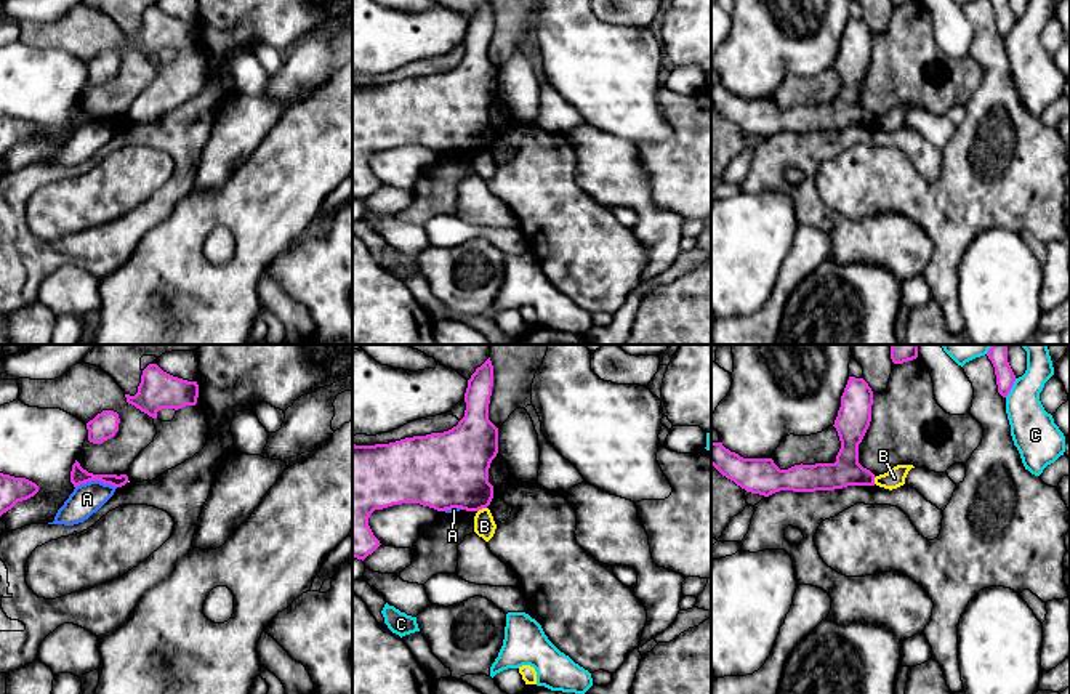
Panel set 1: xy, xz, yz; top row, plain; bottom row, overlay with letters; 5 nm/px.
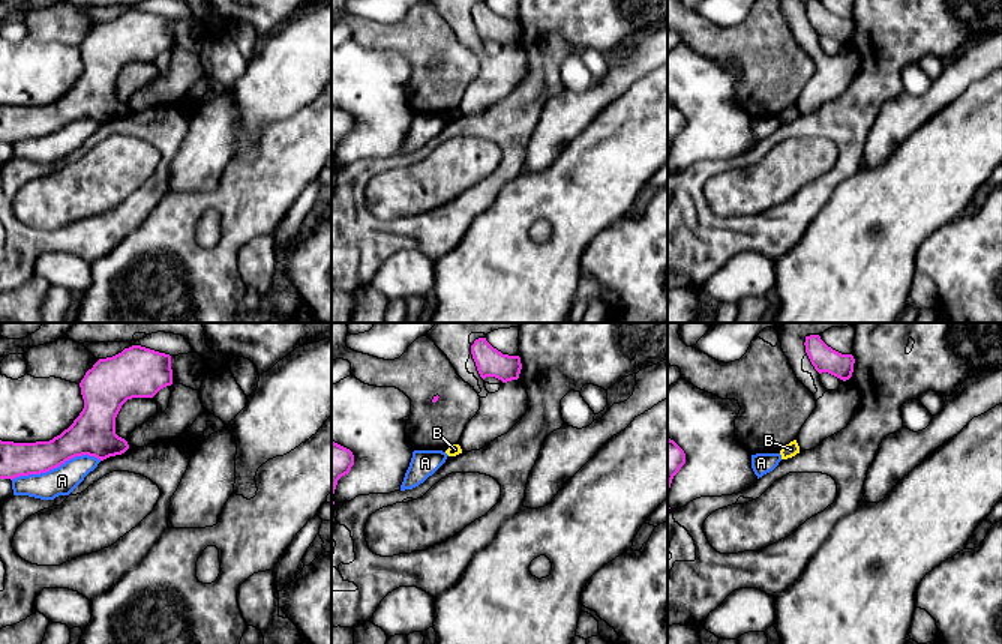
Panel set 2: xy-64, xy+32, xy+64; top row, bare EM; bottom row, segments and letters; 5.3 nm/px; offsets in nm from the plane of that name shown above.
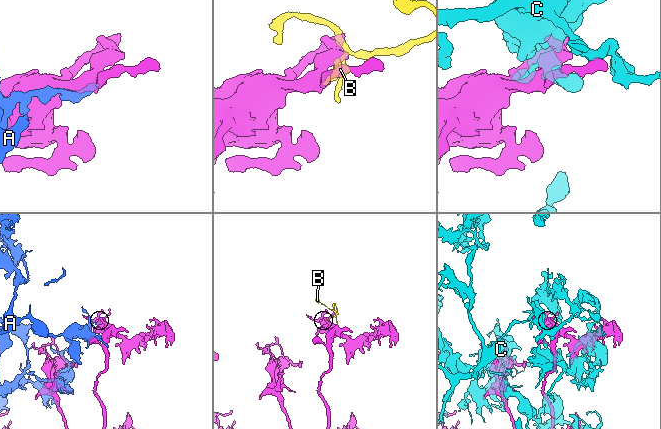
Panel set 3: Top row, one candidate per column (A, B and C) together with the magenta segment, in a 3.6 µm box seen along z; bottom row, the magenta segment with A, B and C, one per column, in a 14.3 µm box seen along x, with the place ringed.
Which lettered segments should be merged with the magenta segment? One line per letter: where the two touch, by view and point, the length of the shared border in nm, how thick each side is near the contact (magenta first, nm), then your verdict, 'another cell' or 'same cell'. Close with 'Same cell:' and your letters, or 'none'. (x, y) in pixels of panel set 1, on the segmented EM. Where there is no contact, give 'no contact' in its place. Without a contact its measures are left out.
A: xy (95, 480) | 200 nm | 80/160 nm | another cell
B: xz (481, 508) | 50 nm | 380/110 nm | another cell
C: yz (1011, 387) | 110 nm | 100/220 nm | another cell
Same cell: none

